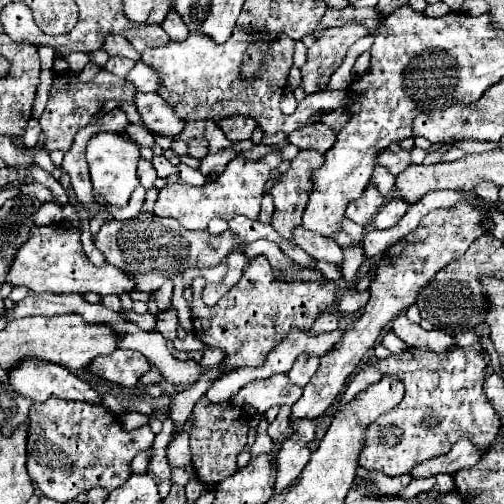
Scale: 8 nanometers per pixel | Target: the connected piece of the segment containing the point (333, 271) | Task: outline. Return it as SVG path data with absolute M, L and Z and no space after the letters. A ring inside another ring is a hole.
M313 260L313 264L309 264L309 266L301 266L301 264L295 264L295 266L315 270L323 276L323 280L339 280L343 276L339 264L329 264L329 262L323 262L323 260Z

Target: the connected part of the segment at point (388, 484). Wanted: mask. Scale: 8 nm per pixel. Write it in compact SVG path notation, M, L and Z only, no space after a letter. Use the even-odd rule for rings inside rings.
M359 468L359 476L371 476L371 480L375 480L375 492L381 492L385 496L395 494L399 490L403 490L413 478L411 474L403 474L403 476L387 476L387 474L375 474L375 472L367 472L363 468Z

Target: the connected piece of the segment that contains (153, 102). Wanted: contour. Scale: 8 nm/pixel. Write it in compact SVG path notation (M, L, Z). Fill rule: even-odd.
M135 92L135 108L141 114L147 128L163 136L179 136L183 130L183 120L173 112L173 108L159 94Z

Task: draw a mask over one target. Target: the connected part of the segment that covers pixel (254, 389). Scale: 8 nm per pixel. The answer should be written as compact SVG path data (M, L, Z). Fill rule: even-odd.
M275 374L267 380L253 382L241 388L233 396L235 406L253 406L257 412L265 412L271 406L293 406L301 398L303 388L291 384L287 374Z

